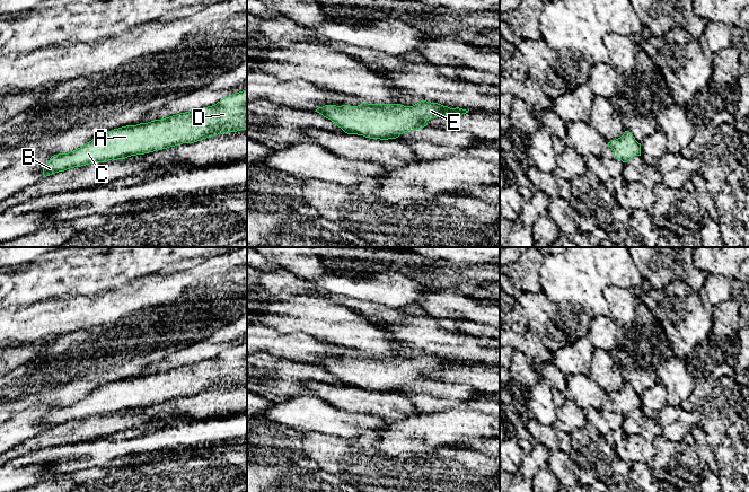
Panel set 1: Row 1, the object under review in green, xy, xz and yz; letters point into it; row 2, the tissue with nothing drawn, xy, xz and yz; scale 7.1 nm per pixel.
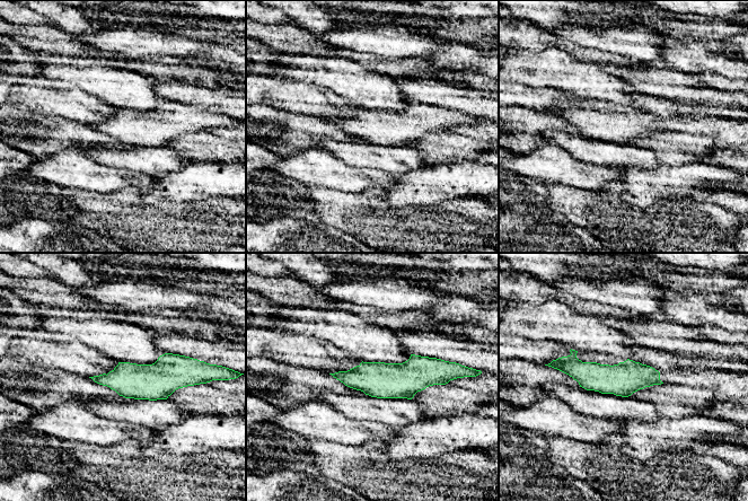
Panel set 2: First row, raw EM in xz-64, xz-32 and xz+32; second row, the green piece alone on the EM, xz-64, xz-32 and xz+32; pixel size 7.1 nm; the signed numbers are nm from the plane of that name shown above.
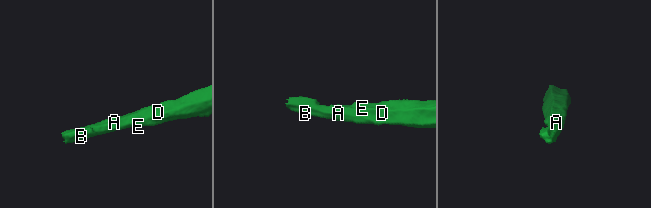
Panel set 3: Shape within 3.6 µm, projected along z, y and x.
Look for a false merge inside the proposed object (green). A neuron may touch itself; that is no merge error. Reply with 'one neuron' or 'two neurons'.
one neuron

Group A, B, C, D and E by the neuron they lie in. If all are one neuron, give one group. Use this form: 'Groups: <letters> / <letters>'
Groups: A B C D E

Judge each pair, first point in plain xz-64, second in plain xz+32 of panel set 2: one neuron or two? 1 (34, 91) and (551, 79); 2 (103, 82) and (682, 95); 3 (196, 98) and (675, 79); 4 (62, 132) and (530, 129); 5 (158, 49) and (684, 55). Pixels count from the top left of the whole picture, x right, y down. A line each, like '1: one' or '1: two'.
1: two
2: two
3: one
4: one
5: two

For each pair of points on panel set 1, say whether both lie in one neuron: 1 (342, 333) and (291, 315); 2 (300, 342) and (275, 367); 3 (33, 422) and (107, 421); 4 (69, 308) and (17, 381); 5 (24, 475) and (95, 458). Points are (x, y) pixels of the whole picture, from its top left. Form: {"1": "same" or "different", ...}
{"1": "same", "2": "different", "3": "different", "4": "different", "5": "same"}

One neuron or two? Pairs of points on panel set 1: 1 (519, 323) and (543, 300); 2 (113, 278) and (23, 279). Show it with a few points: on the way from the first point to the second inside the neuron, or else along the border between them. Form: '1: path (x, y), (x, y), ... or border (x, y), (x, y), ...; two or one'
1: border (517, 298), (528, 319), (529, 330); two
2: path (90, 278), (45, 279); one

